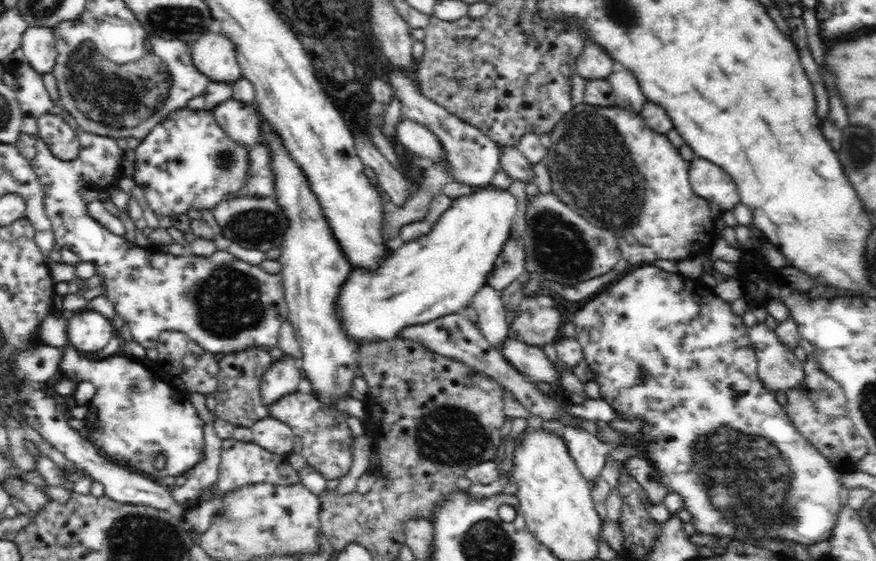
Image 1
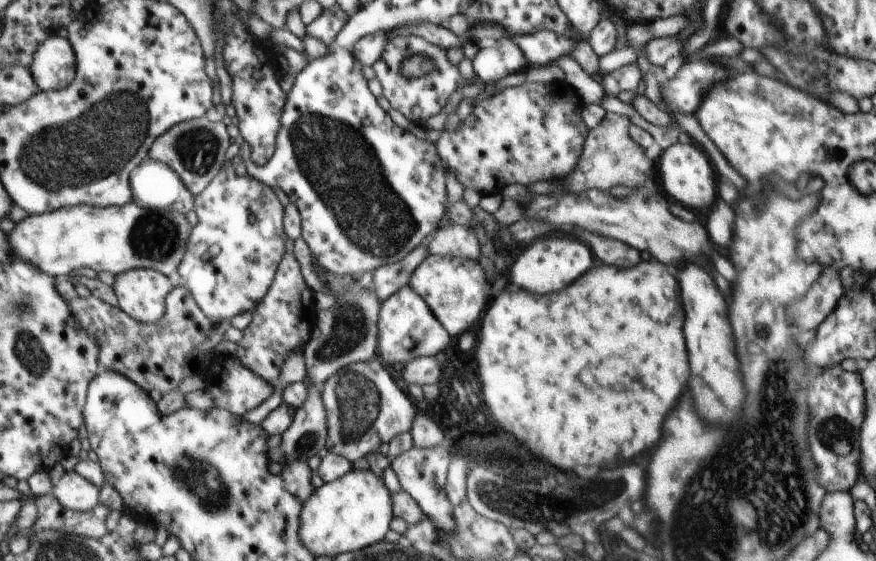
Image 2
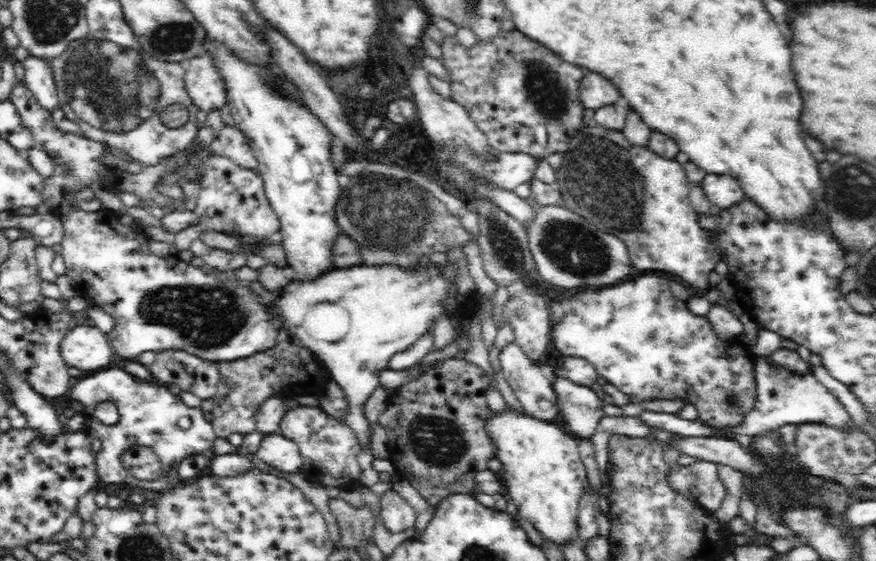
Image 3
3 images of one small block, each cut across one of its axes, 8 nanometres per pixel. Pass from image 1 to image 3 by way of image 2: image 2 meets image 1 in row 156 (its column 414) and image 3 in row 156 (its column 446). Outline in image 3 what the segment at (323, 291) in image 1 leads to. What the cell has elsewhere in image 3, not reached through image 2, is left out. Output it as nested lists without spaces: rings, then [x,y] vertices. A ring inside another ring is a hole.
[[[208,36],[205,42],[205,51],[216,57],[217,66],[225,79],[227,104],[234,119],[233,124],[244,133],[258,160],[257,172],[264,181],[264,190],[270,206],[278,217],[278,229],[282,236],[280,245],[282,245],[286,266],[290,262],[296,280],[316,280],[324,275],[324,272],[330,268],[330,264],[335,264],[334,244],[341,232],[336,219],[336,206],[341,196],[341,177],[335,172],[329,152],[329,144],[335,140],[335,136],[304,102],[272,89],[266,83],[263,68],[245,62],[238,55],[234,55],[232,49],[228,49],[218,41],[212,41]]]

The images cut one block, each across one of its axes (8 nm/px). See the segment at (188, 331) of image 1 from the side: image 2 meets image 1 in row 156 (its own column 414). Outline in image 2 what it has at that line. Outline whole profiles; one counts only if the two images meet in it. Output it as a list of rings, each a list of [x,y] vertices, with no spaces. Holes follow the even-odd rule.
[[[416,35],[406,37],[398,36],[395,39],[390,38],[381,59],[372,65],[376,73],[376,78],[382,85],[384,98],[390,102],[394,110],[402,112],[414,124],[424,124],[430,116],[436,116],[458,86],[470,84],[462,79],[458,68],[450,64],[446,52],[447,50],[433,45],[425,38]]]

